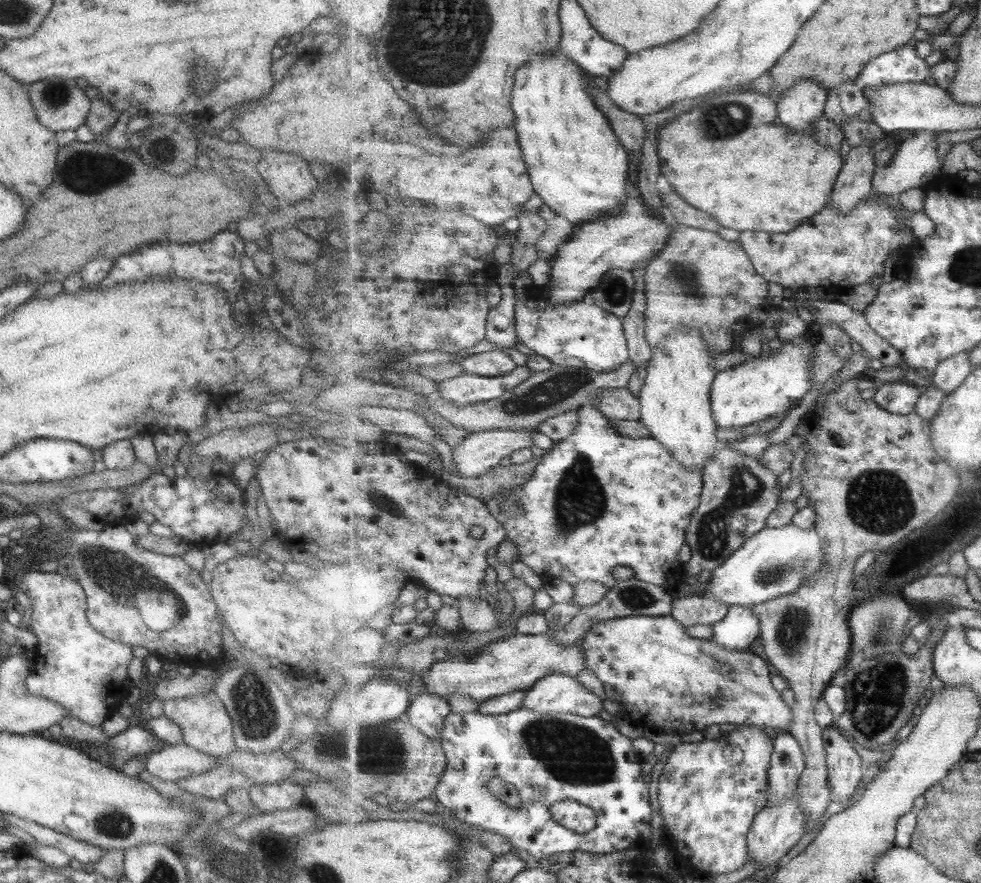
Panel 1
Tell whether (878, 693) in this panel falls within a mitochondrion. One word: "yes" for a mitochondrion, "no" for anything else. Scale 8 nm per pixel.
yes

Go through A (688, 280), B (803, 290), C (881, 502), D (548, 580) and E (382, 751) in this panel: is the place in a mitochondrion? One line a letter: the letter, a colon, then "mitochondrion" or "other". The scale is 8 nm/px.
A: mitochondrion
B: other
C: mitochondrion
D: other
E: mitochondrion

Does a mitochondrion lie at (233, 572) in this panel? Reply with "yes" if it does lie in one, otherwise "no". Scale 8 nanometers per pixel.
no

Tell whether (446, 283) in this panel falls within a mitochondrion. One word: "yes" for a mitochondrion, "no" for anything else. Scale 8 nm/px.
no

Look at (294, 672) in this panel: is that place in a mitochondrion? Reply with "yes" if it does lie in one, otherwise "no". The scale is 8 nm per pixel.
no

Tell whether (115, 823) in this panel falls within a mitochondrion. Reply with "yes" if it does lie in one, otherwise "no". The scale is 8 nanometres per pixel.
yes

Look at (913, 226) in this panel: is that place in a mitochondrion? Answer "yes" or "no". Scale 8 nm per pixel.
no

